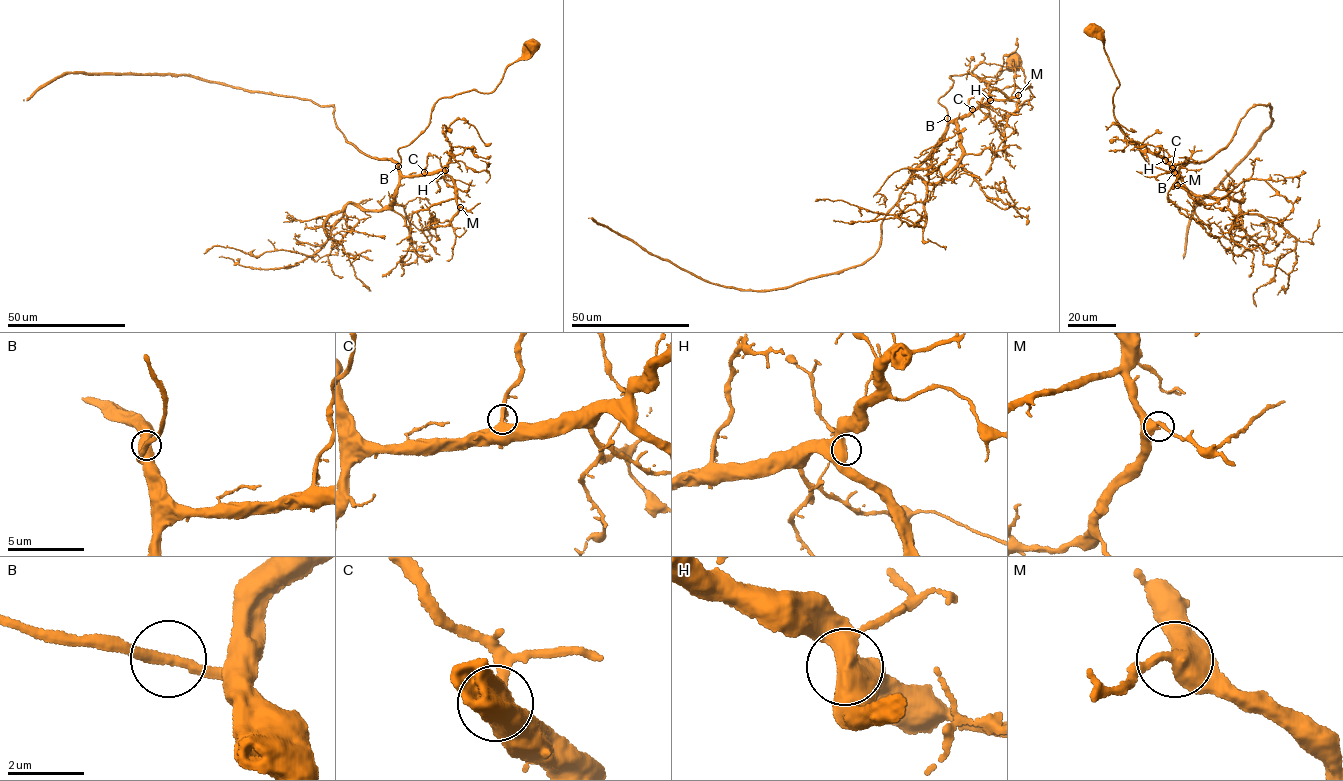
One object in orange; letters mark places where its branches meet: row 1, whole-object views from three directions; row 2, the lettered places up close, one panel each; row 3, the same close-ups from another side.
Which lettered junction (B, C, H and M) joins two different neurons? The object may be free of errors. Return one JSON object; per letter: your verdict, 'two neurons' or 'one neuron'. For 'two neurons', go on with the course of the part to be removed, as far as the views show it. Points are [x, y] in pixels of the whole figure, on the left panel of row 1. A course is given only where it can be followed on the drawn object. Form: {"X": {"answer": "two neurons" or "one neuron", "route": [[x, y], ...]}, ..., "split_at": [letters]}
{"B": {"answer": "one neuron"}, "C": {"answer": "one neuron"}, "H": {"answer": "one neuron"}, "M": {"answer": "one neuron"}, "split_at": []}

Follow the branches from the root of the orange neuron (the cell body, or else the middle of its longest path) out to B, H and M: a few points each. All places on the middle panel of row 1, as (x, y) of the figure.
B: (1013, 62), (1012, 69), (994, 77), (950, 76), (952, 87), (938, 100), (947, 110), (947, 118)
H: (1013, 62), (1012, 69), (994, 77), (950, 76), (952, 87), (938, 102), (948, 121), (967, 116), (990, 100)
M: (1013, 62), (994, 77), (950, 76), (952, 87), (938, 102), (948, 121), (1018, 95)

